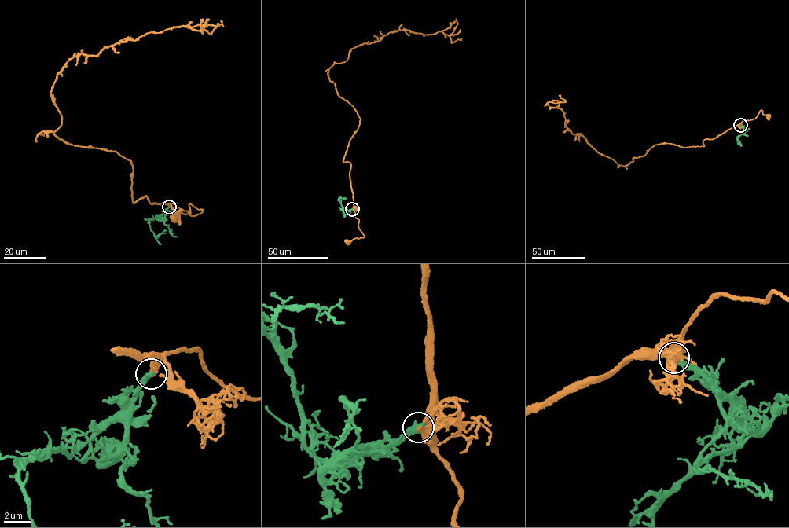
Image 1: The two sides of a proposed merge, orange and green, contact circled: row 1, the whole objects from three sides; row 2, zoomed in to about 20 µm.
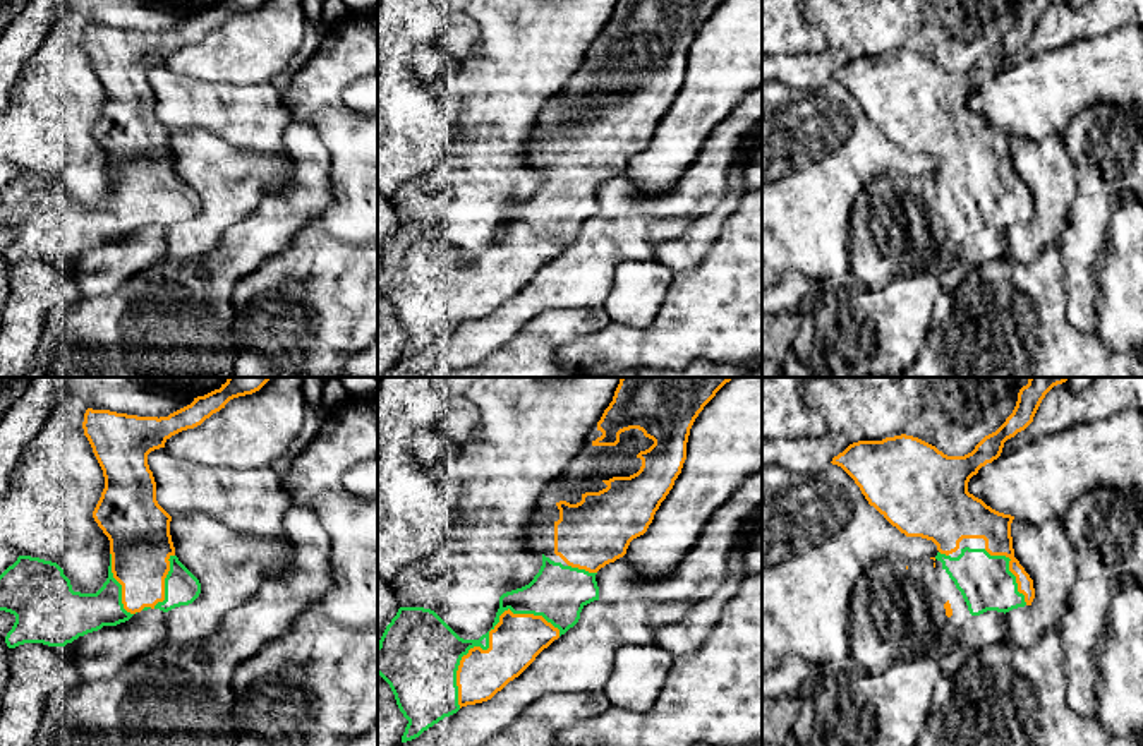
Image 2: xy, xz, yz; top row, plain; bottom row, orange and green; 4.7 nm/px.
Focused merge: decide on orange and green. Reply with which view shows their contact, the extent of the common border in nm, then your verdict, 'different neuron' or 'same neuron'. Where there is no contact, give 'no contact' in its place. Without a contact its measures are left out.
contact in xz; length 600 nm; same neuron

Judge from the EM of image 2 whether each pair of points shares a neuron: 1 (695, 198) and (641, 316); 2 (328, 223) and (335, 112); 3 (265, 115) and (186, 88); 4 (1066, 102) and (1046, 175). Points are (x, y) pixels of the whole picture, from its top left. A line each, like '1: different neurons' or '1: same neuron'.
1: different neurons
2: same neuron
3: same neuron
4: different neurons

